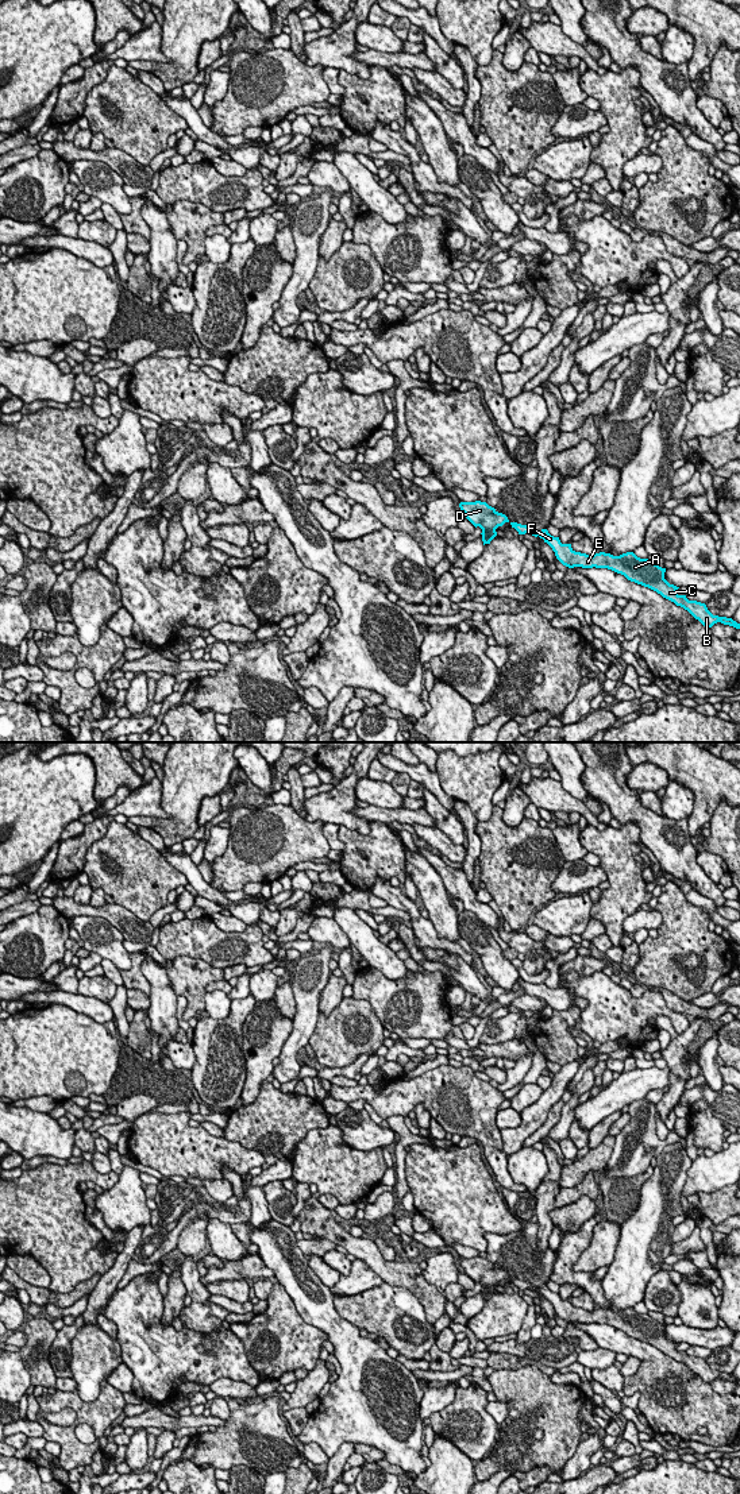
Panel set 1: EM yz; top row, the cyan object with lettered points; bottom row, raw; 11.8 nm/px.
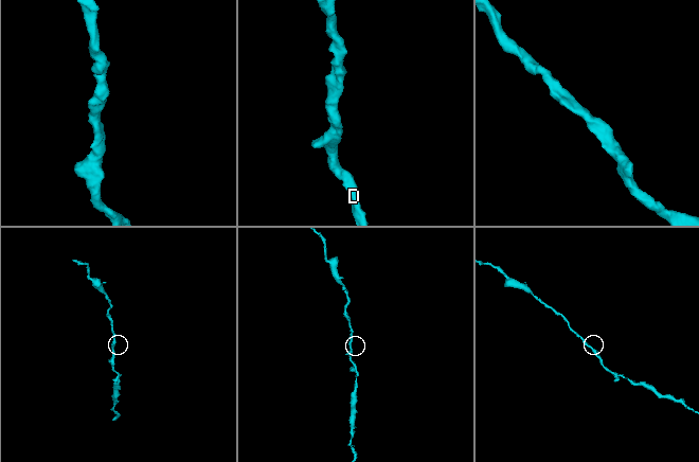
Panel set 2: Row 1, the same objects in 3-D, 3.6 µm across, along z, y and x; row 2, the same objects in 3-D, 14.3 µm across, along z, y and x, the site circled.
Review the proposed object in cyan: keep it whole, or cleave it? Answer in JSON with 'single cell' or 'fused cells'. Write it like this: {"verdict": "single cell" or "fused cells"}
{"verdict": "single cell"}

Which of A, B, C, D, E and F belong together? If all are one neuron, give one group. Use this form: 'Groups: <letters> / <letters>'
Groups: A B C D E F

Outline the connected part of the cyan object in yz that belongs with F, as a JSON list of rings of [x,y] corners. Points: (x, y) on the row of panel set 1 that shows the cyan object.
[[[460,502],[460,510],[465,513],[466,518],[477,528],[482,529],[482,541],[490,544],[490,541],[497,536],[496,529],[509,522],[519,534],[529,533],[535,537],[540,537],[547,543],[555,552],[556,559],[566,567],[582,567],[582,568],[608,568],[617,574],[624,575],[628,580],[648,587],[663,598],[674,602],[677,606],[687,610],[695,619],[698,619],[704,626],[712,628],[714,624],[721,622],[724,625],[740,629],[740,624],[732,618],[713,615],[705,603],[697,601],[689,601],[686,595],[678,595],[677,590],[679,587],[670,584],[664,579],[666,568],[659,567],[648,559],[640,559],[633,552],[627,552],[620,556],[613,556],[610,553],[600,552],[589,556],[586,553],[575,552],[571,544],[562,544],[559,537],[554,537],[547,529],[541,529],[536,534],[529,526],[517,522],[510,522],[508,517],[498,513],[494,507],[489,506],[486,502]]]

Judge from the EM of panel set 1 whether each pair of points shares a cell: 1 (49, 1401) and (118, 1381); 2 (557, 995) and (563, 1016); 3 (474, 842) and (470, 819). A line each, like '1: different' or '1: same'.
1: different
2: different
3: same

